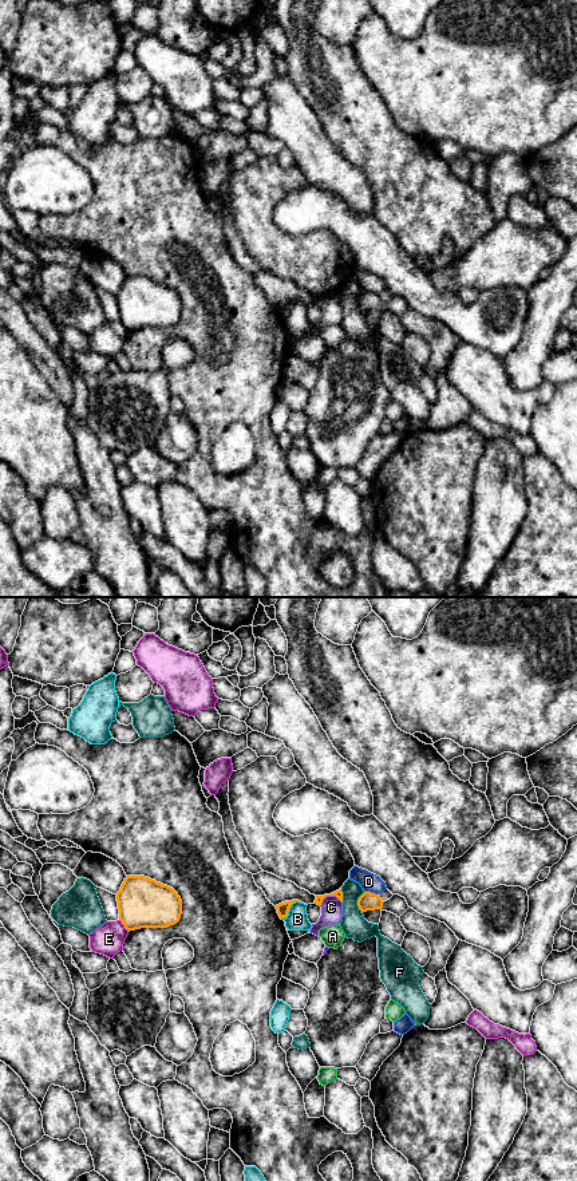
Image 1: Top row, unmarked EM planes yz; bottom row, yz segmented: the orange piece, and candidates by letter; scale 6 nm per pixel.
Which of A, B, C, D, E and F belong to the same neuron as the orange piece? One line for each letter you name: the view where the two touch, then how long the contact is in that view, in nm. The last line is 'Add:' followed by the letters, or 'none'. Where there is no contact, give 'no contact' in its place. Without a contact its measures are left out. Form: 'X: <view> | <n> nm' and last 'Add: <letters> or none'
Add: none

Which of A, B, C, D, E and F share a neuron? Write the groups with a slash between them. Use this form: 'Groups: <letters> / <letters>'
Groups: A / B / C / D / E / F

